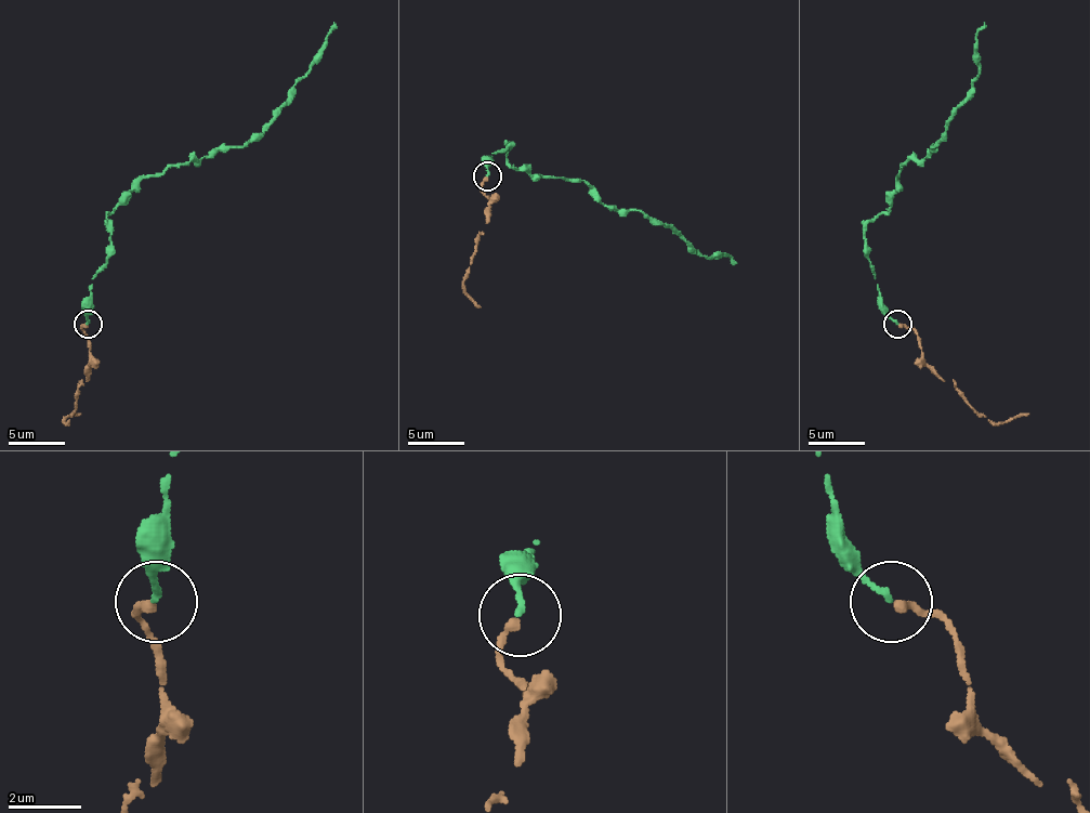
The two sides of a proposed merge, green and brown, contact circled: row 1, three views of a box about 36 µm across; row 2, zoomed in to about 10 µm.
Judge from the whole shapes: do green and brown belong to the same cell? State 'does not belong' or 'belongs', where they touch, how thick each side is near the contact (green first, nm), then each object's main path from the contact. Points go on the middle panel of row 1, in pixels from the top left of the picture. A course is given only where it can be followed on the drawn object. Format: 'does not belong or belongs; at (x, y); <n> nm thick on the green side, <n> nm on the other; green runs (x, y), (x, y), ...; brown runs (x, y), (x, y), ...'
belongs; at (487, 175); 150 nm thick on the green side, 240 nm on the other; green runs (488, 176), (491, 154), (511, 143), (511, 166), (582, 180), (605, 205), (642, 211), (705, 257), (733, 262); brown runs (485, 176), (483, 191), (488, 197), (488, 220), (480, 234), (462, 285), (480, 307)

